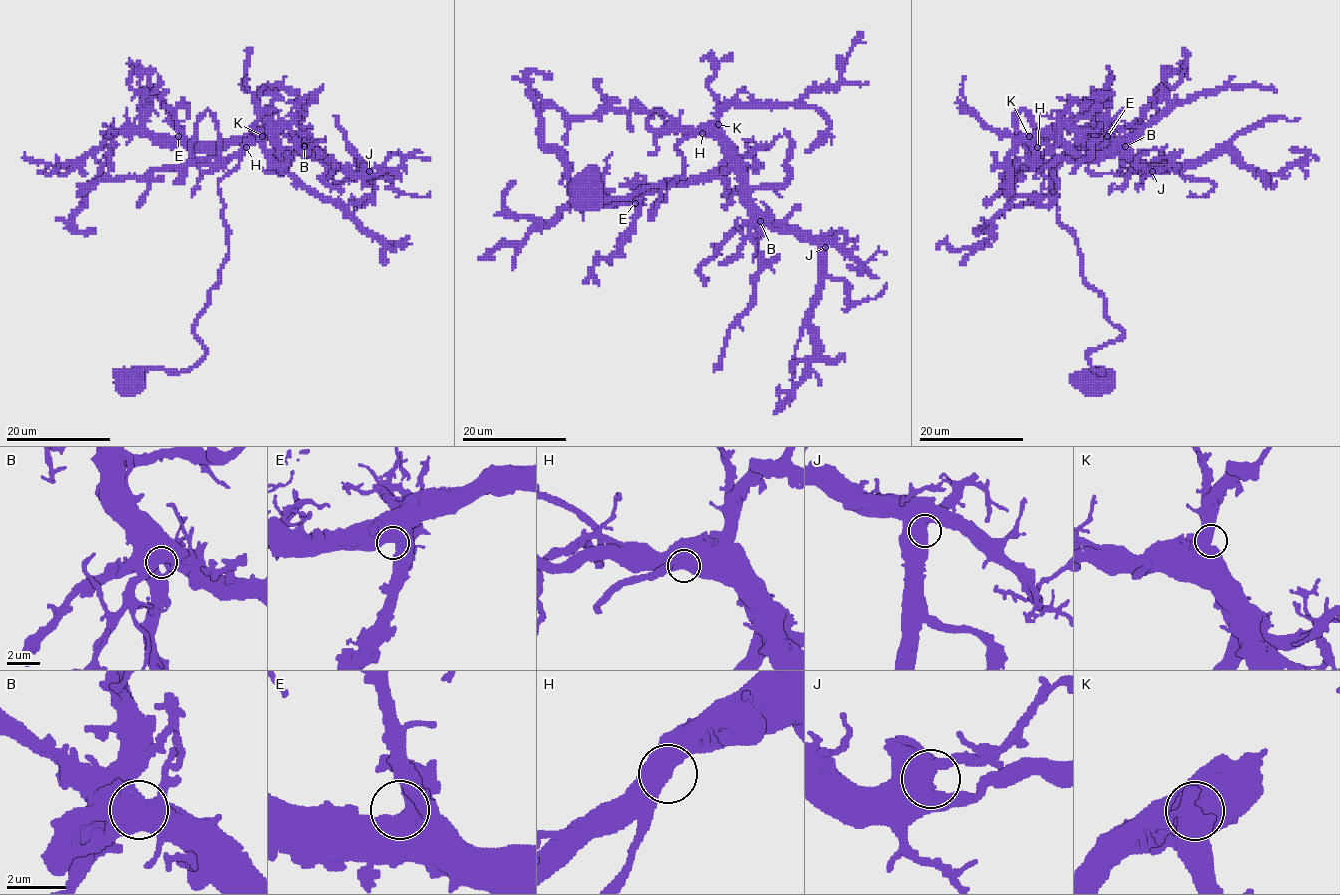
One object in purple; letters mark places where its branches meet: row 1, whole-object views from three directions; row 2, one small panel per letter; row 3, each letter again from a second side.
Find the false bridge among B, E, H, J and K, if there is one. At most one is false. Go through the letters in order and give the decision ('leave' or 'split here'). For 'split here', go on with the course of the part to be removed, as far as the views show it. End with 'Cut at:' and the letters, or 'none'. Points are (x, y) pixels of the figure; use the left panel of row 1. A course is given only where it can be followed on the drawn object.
B: leave
E: leave
H: leave
J: leave
K: leave
Cut at: none

